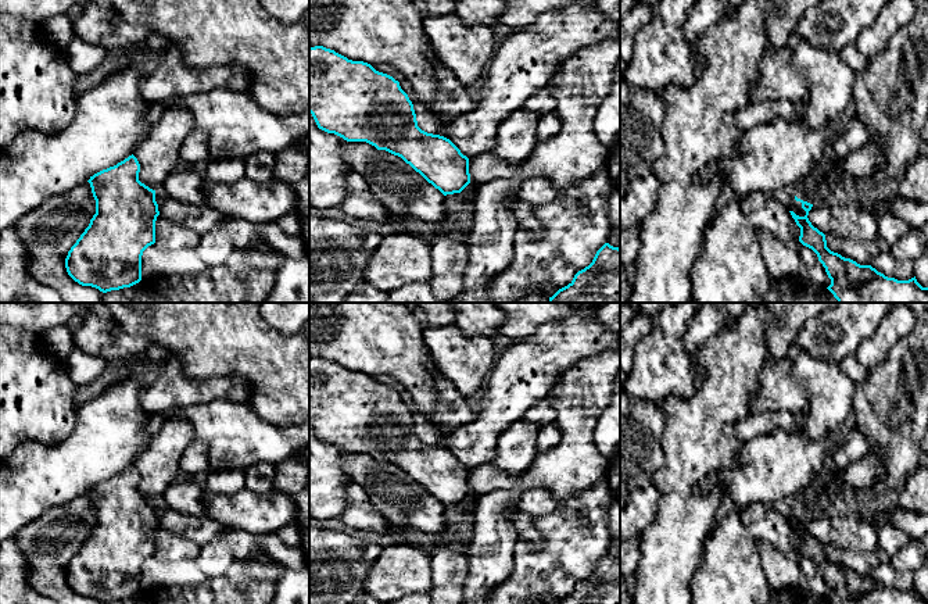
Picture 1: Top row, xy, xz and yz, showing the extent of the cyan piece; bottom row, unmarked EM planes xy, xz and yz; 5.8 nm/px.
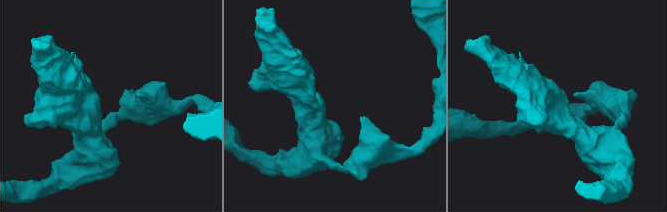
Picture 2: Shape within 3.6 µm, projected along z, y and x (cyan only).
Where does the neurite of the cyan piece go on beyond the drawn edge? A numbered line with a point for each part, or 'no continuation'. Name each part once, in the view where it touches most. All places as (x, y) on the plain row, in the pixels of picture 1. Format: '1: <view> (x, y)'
no continuation

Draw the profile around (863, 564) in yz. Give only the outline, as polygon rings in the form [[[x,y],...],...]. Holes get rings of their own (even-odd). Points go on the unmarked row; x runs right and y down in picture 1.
[[[891,508],[878,511],[878,519],[874,523],[878,535],[878,547],[875,550],[854,553],[836,548],[832,544],[825,544],[827,558],[860,576],[871,576],[871,572],[877,567],[891,561],[895,554],[911,542],[906,532],[888,519],[889,511]]]

